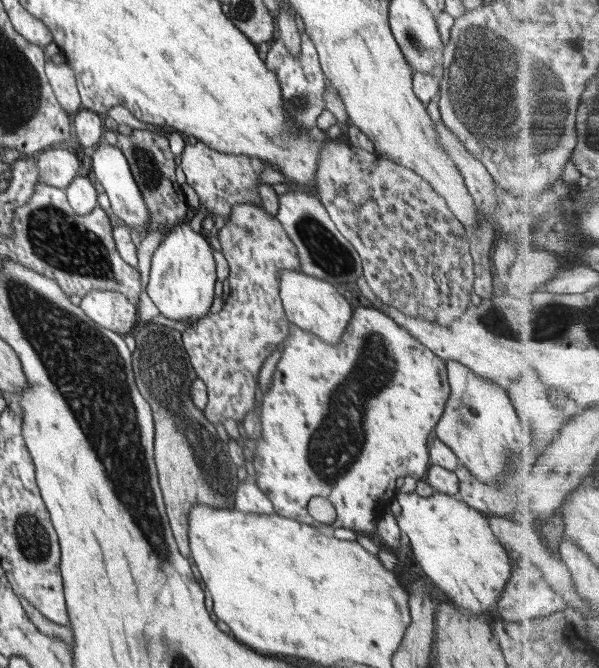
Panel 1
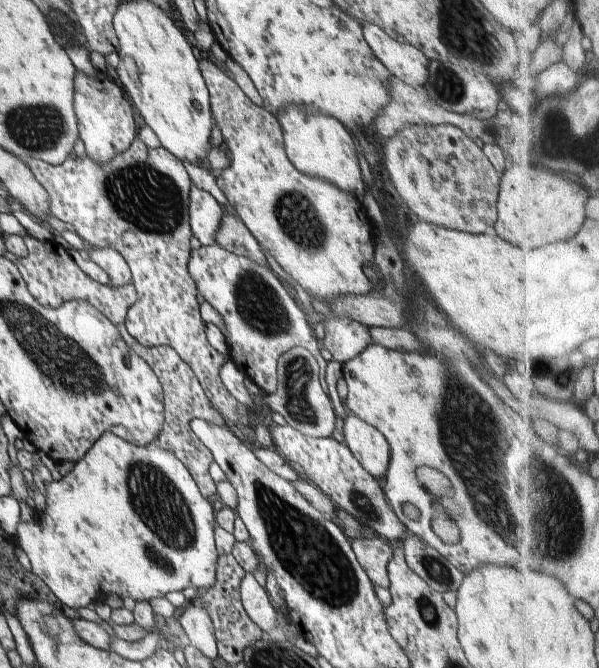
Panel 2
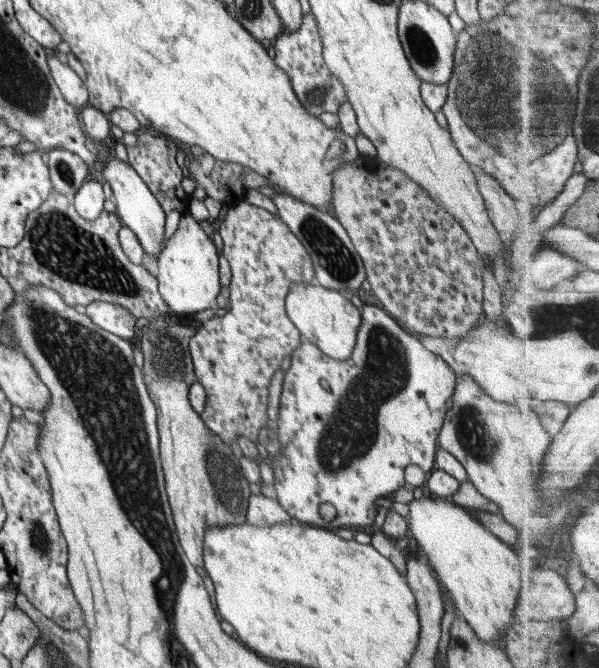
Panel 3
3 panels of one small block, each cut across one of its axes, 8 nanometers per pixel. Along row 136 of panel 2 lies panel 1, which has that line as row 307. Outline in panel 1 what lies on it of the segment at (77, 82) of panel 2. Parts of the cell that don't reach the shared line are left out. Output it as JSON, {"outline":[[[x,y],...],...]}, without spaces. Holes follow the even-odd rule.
{"outline":[[[92,290],[79,306],[96,324],[121,336],[130,333],[138,309],[120,292]]]}

